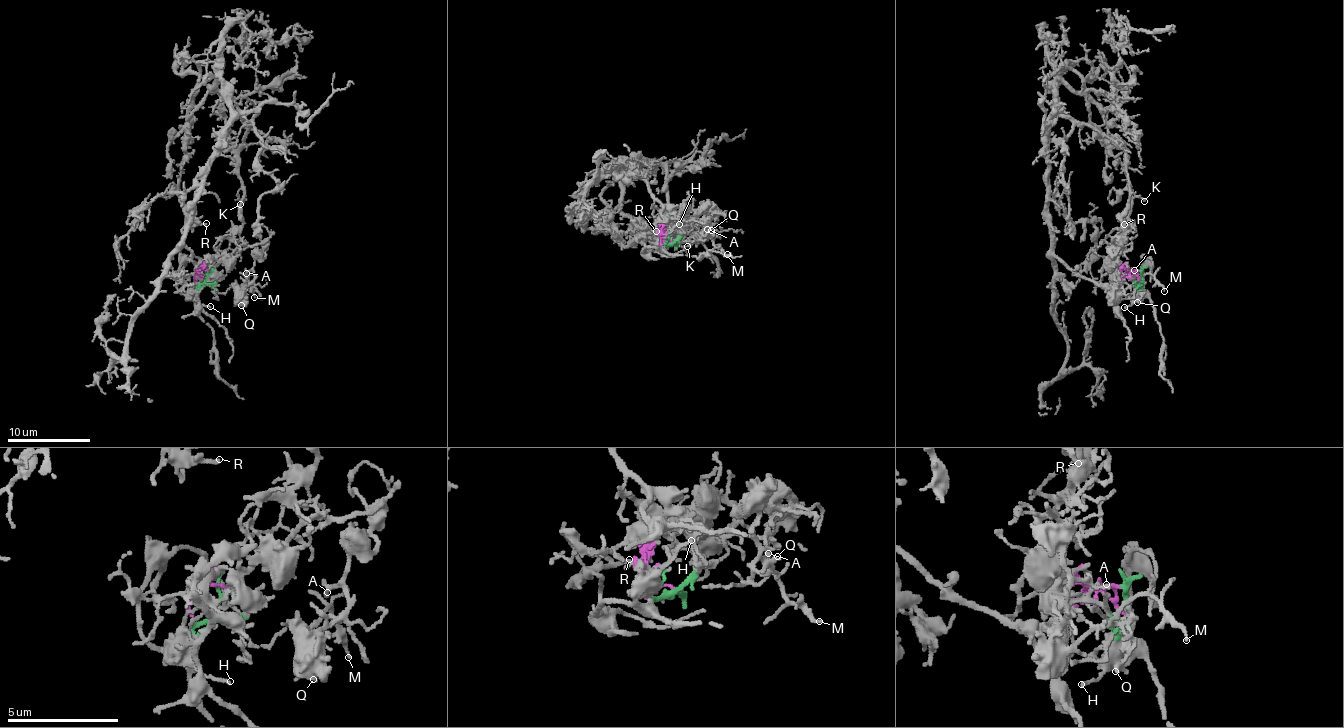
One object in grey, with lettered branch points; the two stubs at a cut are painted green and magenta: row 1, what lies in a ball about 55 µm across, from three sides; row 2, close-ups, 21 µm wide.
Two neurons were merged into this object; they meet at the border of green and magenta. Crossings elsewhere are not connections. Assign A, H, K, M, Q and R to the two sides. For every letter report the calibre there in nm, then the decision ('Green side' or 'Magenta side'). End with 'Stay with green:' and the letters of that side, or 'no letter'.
A: Thickness 130 nm. Green side
H: Thickness 100 nm. Green side
K: Thickness 140 nm. Magenta side
M: Thickness 180 nm. Green side
Q: Thickness 220 nm. Green side
R: Thickness 190 nm. Magenta side
Stay with green: A, H, M, Q

